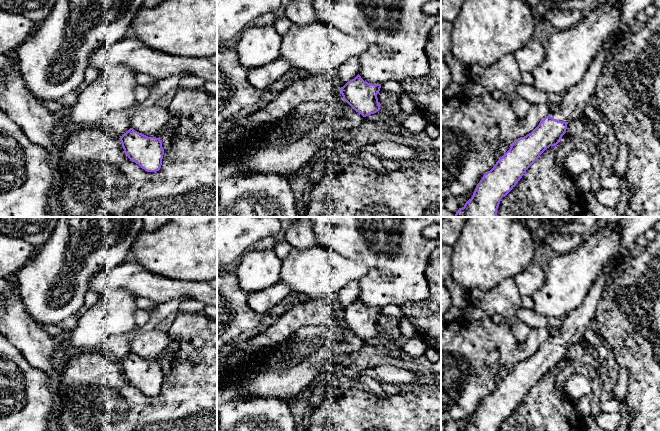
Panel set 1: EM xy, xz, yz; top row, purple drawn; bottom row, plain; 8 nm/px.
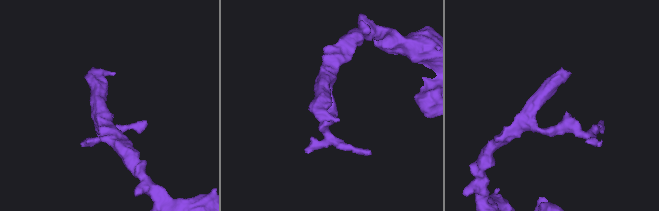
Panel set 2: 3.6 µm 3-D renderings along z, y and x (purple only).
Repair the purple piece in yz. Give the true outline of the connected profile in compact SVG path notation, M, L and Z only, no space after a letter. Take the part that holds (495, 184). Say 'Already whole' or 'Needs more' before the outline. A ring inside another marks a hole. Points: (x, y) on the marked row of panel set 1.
Needs more. M607 42L591 62L583 78L562 95L562 100L529 134L516 139L510 149L485 173L473 196L455 217L498 217L500 201L522 178L526 170L550 146L556 146L566 133L567 124L581 120L606 59Z

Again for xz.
Already whole. M358 74L340 88L344 101L363 117L379 111L380 105L377 94L381 84L372 84L364 81Z

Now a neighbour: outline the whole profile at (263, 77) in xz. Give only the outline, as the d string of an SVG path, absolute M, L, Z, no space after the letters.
M279 57L277 60L265 66L250 69L248 82L253 87L264 91L286 74L291 66L289 61Z

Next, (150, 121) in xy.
M157 104L142 109L138 109L136 105L133 105L129 109L131 128L148 137L156 137L162 140L163 130L171 119L172 113L169 109Z

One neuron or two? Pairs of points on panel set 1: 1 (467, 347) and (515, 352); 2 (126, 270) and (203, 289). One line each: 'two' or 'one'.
1: one
2: one

